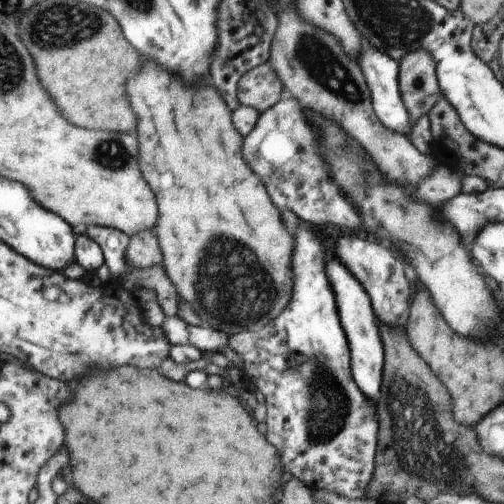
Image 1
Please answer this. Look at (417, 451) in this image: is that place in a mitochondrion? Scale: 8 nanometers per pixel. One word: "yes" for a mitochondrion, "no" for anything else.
yes

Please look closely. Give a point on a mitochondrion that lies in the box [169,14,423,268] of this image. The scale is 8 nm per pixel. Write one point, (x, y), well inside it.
(317, 59)

